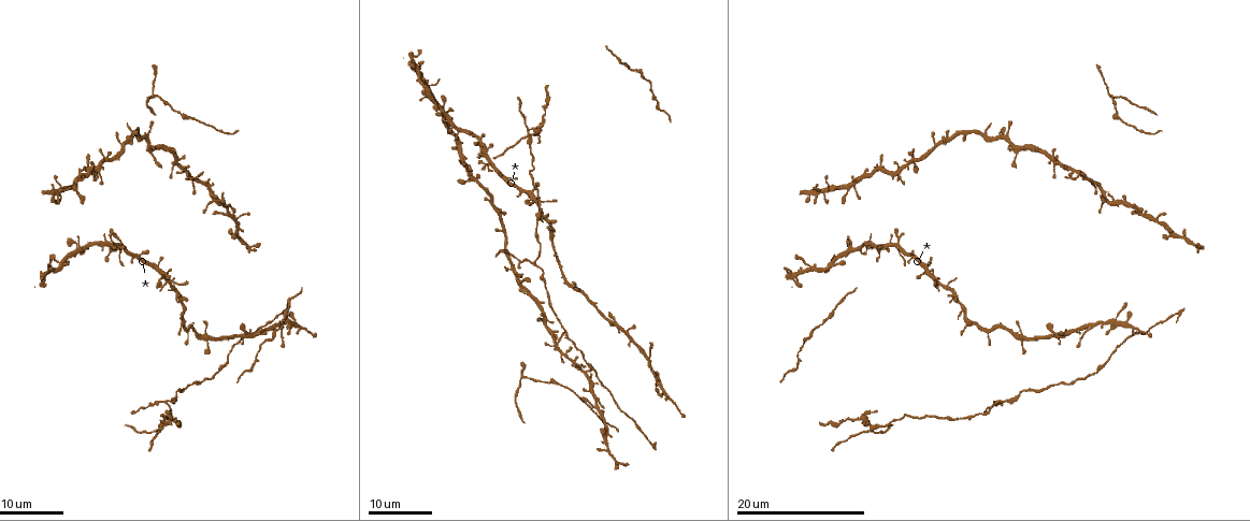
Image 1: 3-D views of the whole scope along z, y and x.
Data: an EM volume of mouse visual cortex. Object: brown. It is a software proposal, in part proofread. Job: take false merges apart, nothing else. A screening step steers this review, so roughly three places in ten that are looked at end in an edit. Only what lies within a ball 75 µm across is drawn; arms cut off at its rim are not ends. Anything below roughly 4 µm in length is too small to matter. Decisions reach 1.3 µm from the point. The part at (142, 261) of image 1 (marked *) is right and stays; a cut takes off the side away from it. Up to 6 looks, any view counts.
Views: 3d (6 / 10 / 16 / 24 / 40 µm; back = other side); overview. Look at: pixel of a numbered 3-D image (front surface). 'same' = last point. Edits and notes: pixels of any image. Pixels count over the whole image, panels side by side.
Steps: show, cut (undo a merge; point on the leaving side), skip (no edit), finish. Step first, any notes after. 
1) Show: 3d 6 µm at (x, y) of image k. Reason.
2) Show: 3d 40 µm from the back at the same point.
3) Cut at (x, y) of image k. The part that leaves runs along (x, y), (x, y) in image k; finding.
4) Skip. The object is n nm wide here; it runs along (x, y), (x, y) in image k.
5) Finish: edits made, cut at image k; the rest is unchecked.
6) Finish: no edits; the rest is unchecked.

Show: 3d 16 µm at (873, 427) of image 1. Four-way junction.

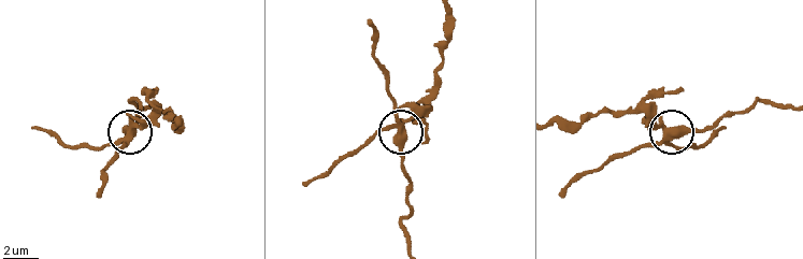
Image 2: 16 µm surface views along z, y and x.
Show: 3d 10 µm at (403, 125) of image 2. Zoom in.

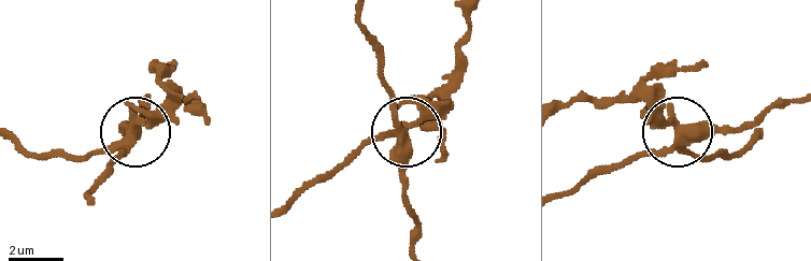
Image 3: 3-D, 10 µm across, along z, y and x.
Cut at (153, 118) of image 3. 4 arms meet here; the part that leaves runs along (400, 132), (450, 86), (468, 17) in image 3; two neurons meet here.

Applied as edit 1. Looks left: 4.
Show: 3d 24 µm at (556, 346) of image 1. Four-way junction.

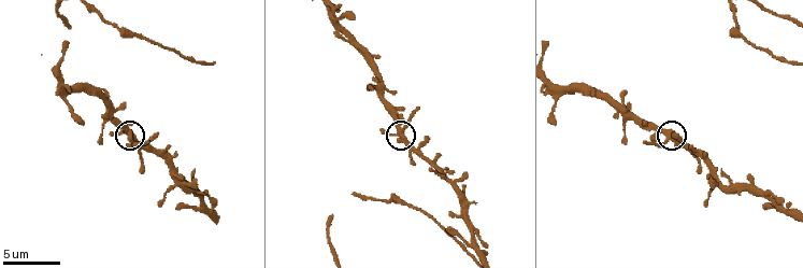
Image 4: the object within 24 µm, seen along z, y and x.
Show: 3d 6 µm at (670, 132) of image 4.

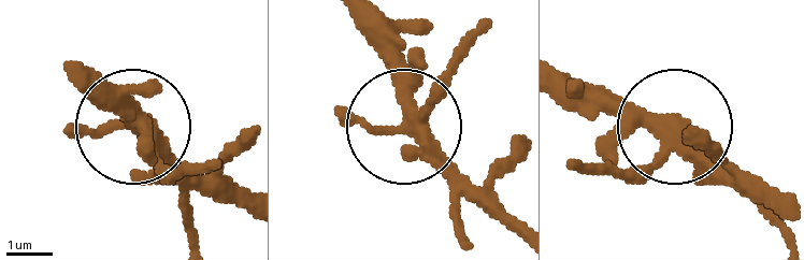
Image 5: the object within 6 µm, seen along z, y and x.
Skip. All the same neuron.

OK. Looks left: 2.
Show: 3d 16 µm at (296, 322) of image 1. Branch point.

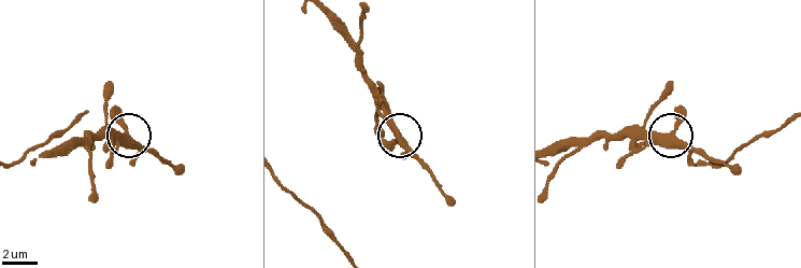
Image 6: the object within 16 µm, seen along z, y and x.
Show: 3d 10 µm at (675, 128) of image 6. Closer look.

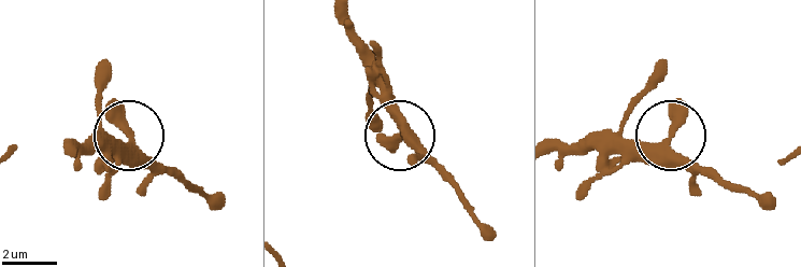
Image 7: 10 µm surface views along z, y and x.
Skip. The object is 320 nm wide here; it runs along (335, 18), (380, 87), (398, 134), (442, 176) in image 7; continuous, no second neuron.

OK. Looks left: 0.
Finish: edits made, cut at image 3; the rest is unchecked.

